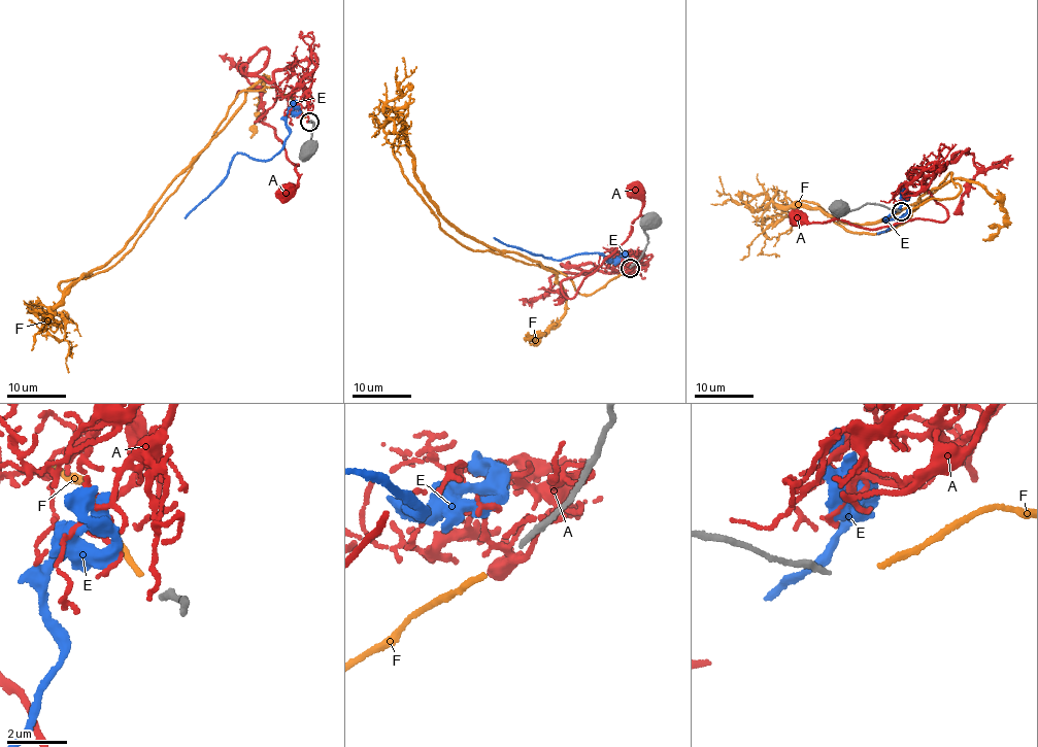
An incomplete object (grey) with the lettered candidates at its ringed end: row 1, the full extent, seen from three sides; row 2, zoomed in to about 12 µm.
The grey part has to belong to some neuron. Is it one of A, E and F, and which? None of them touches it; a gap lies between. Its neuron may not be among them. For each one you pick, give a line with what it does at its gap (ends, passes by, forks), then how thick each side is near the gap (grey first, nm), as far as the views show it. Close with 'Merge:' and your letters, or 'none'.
F: it ends; calibres 190 and 180 nm
Merge: F

